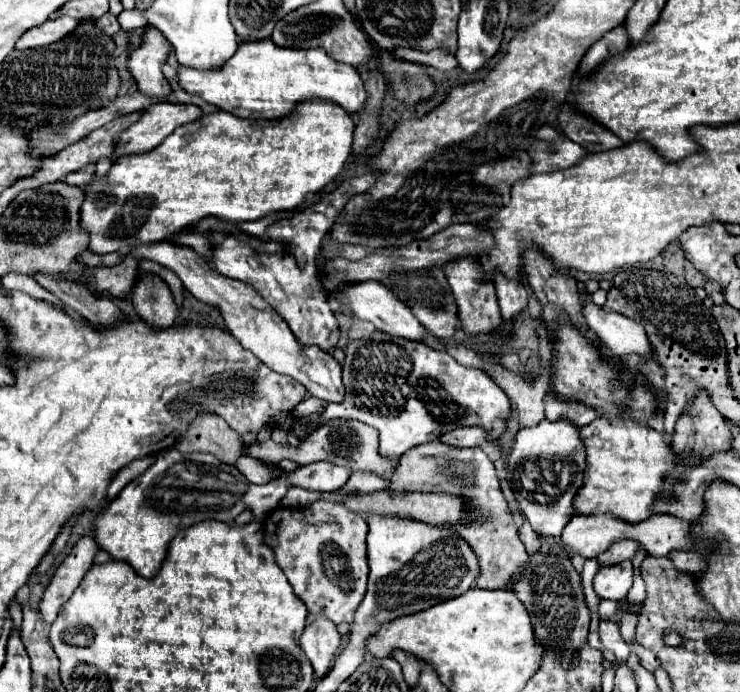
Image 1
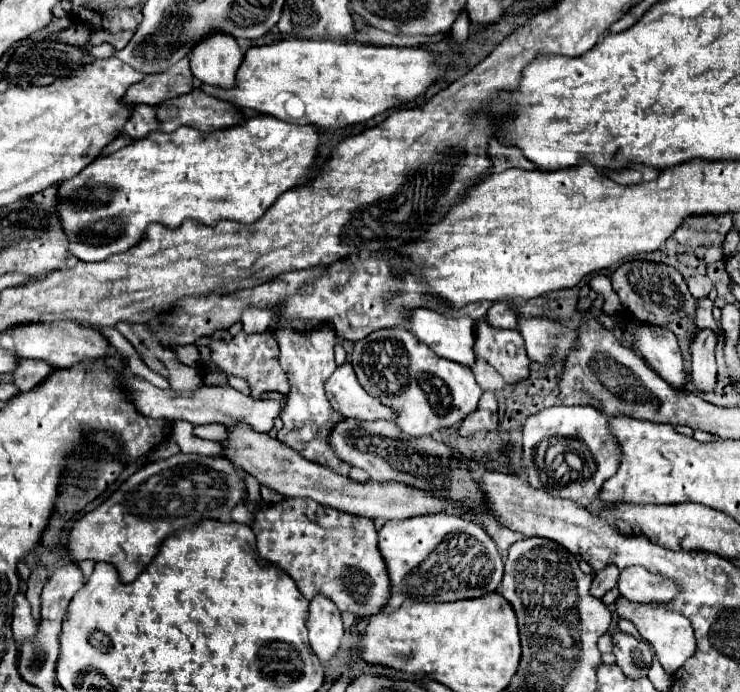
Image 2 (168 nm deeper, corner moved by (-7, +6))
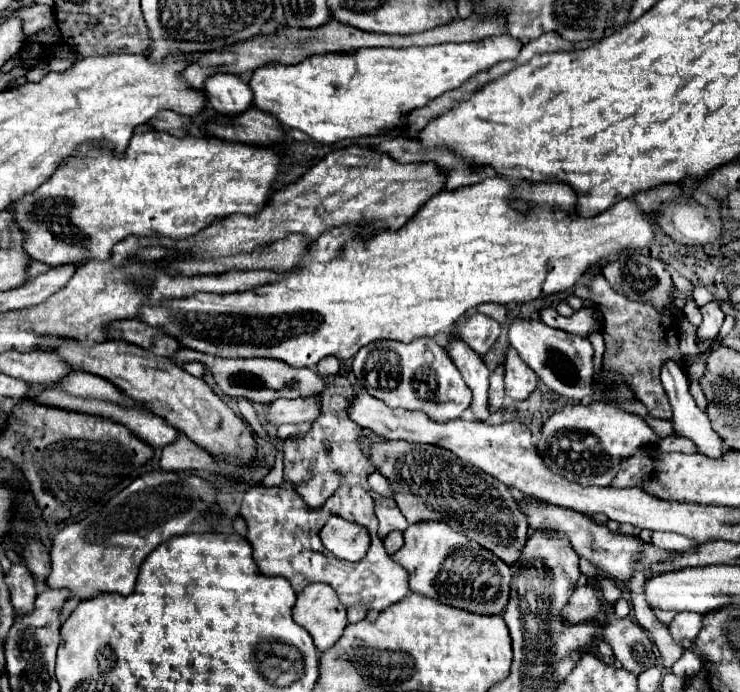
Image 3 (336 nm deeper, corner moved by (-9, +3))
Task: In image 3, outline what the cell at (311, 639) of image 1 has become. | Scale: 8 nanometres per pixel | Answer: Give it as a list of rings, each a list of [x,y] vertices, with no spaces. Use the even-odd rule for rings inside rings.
[[[309,584],[297,596],[293,620],[309,630],[319,652],[329,650],[347,626],[347,610],[329,584]]]

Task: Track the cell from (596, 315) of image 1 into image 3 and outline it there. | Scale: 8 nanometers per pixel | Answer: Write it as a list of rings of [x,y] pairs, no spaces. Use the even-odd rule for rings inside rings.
[[[667,360],[663,366],[661,366],[661,382],[663,382],[663,388],[667,392],[667,398],[671,402],[671,408],[673,408],[673,428],[675,432],[679,432],[681,436],[693,440],[699,448],[699,452],[703,452],[705,456],[711,456],[711,458],[717,458],[723,454],[723,440],[719,438],[719,434],[711,428],[711,422],[707,418],[707,414],[703,410],[699,410],[699,406],[695,404],[691,392],[689,392],[689,378],[685,376],[681,364],[677,364],[675,360]]]

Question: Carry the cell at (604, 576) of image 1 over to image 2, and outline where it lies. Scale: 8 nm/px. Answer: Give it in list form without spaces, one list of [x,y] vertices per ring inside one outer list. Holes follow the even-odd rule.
[[[627,567],[621,571],[617,589],[623,597],[635,603],[655,603],[667,605],[675,601],[679,585],[667,577],[655,577],[643,567]]]

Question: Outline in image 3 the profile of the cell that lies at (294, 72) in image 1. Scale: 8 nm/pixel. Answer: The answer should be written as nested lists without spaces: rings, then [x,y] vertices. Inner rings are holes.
[[[503,34],[465,44],[437,44],[425,48],[361,48],[357,52],[313,54],[297,64],[269,62],[253,70],[249,86],[253,90],[253,108],[271,114],[281,124],[305,132],[315,142],[333,144],[345,138],[379,134],[381,130],[401,124],[403,114],[425,106],[429,100],[465,84],[477,72],[489,70],[493,64],[517,58],[521,40]]]

